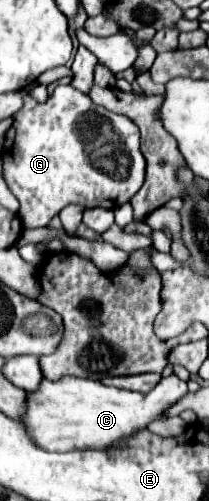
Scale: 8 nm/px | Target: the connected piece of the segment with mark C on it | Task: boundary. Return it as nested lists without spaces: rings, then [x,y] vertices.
[[[175,373],[163,377],[149,395],[79,377],[61,377],[57,381],[43,379],[41,383],[43,387],[37,387],[37,391],[27,391],[27,413],[19,421],[27,435],[45,451],[107,449],[121,437],[129,437],[137,429],[145,429],[151,421],[163,419],[163,411],[187,393],[187,383]]]

